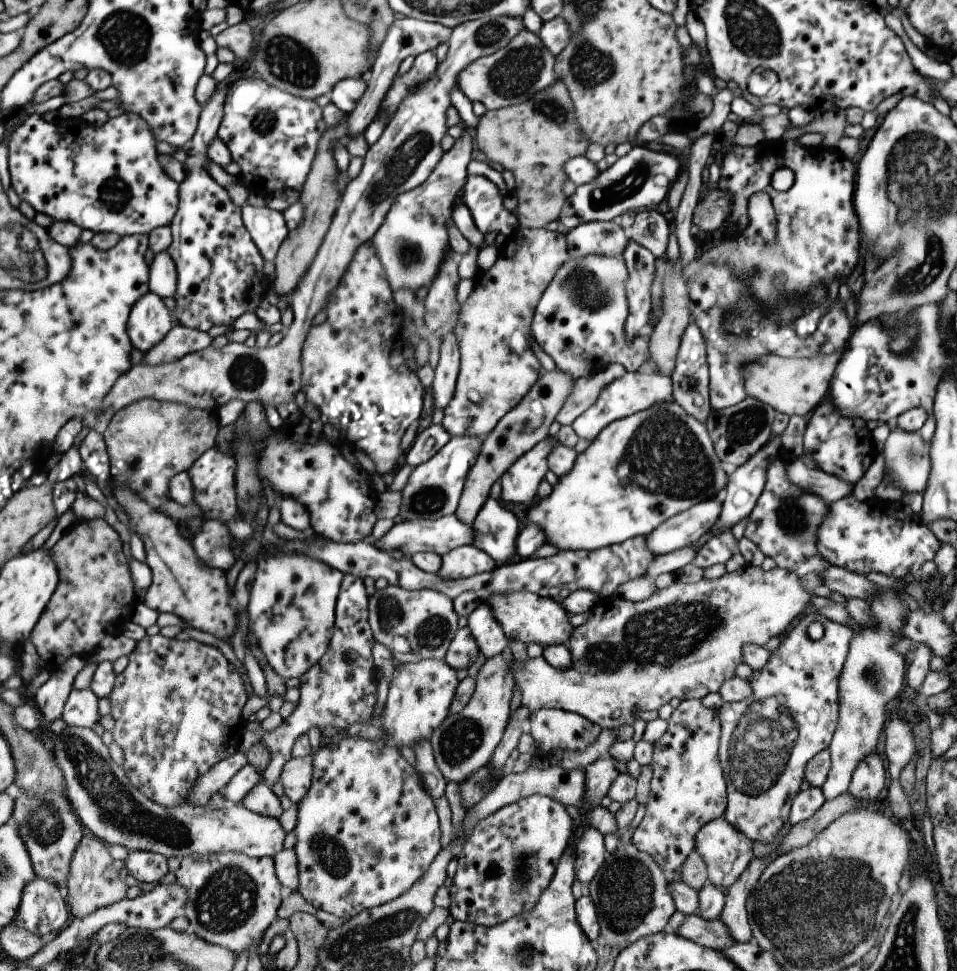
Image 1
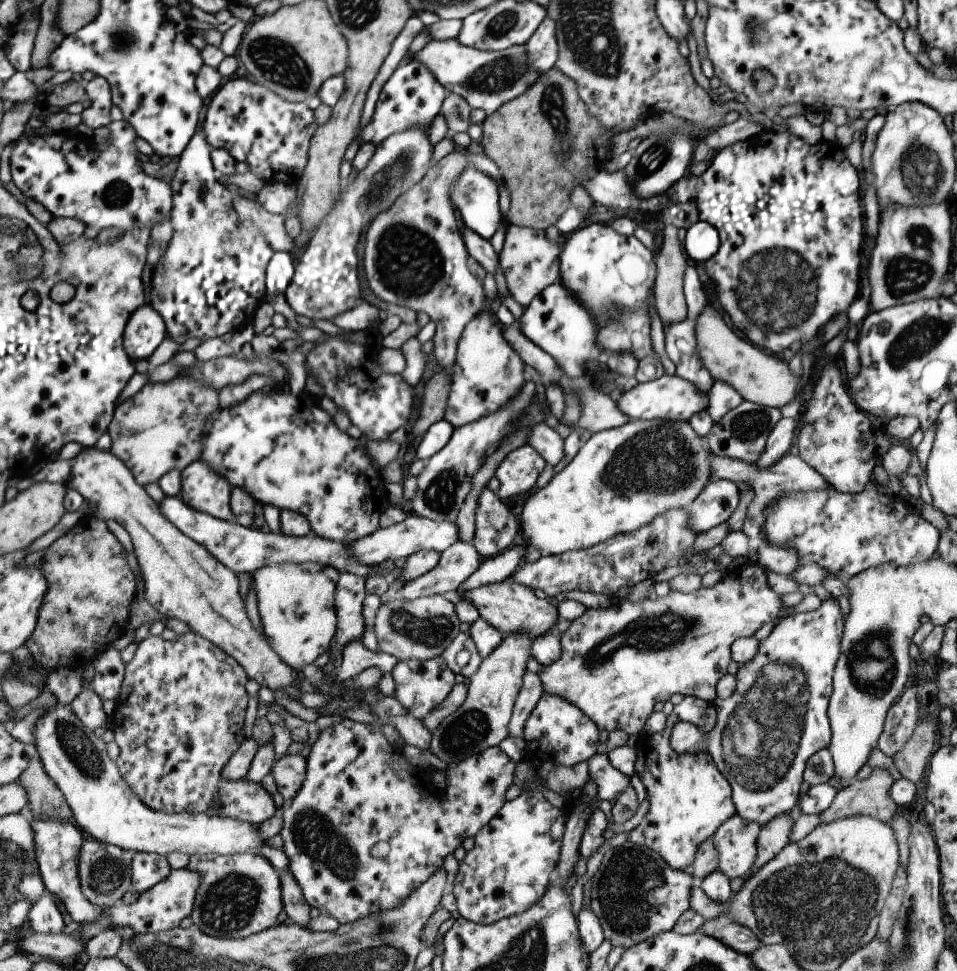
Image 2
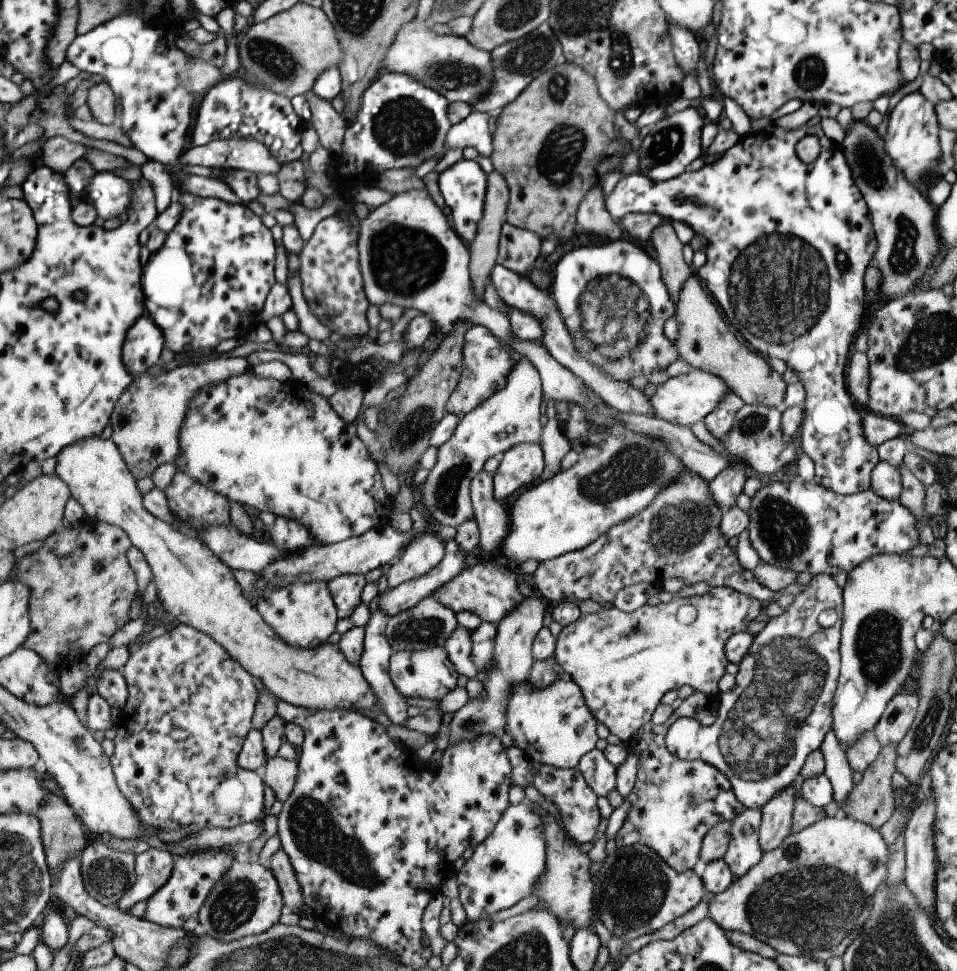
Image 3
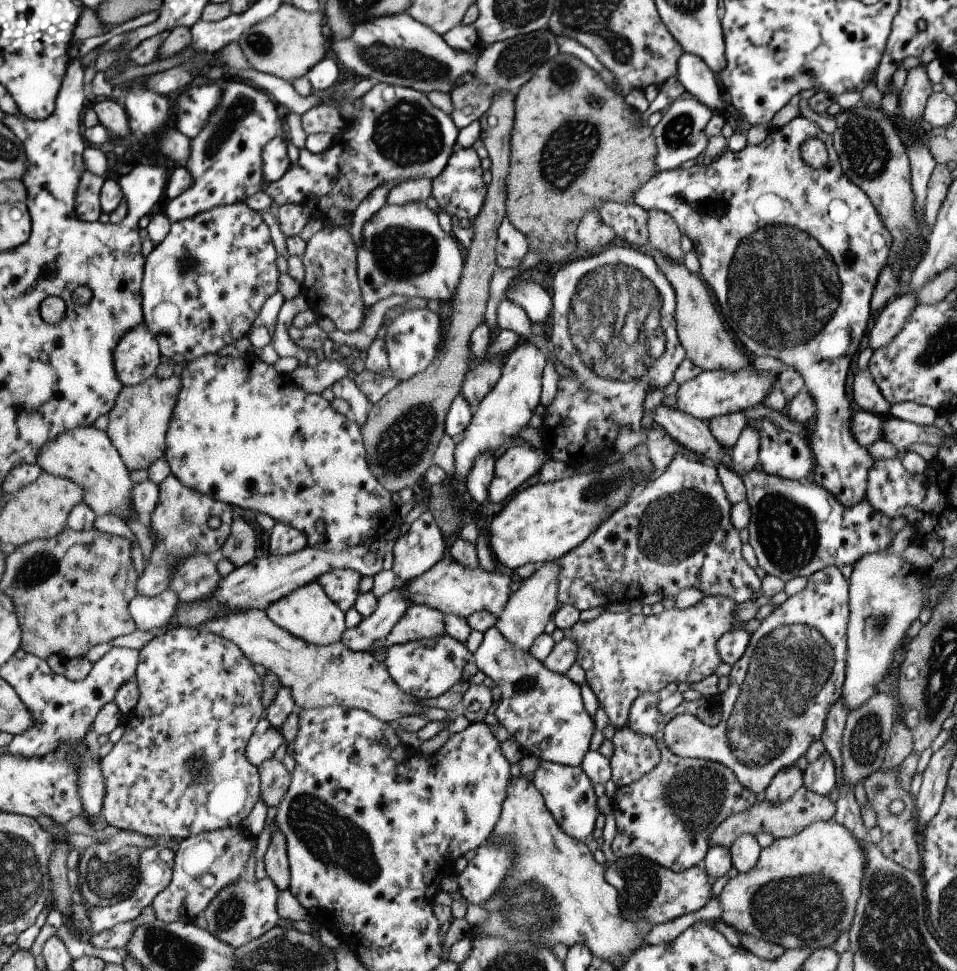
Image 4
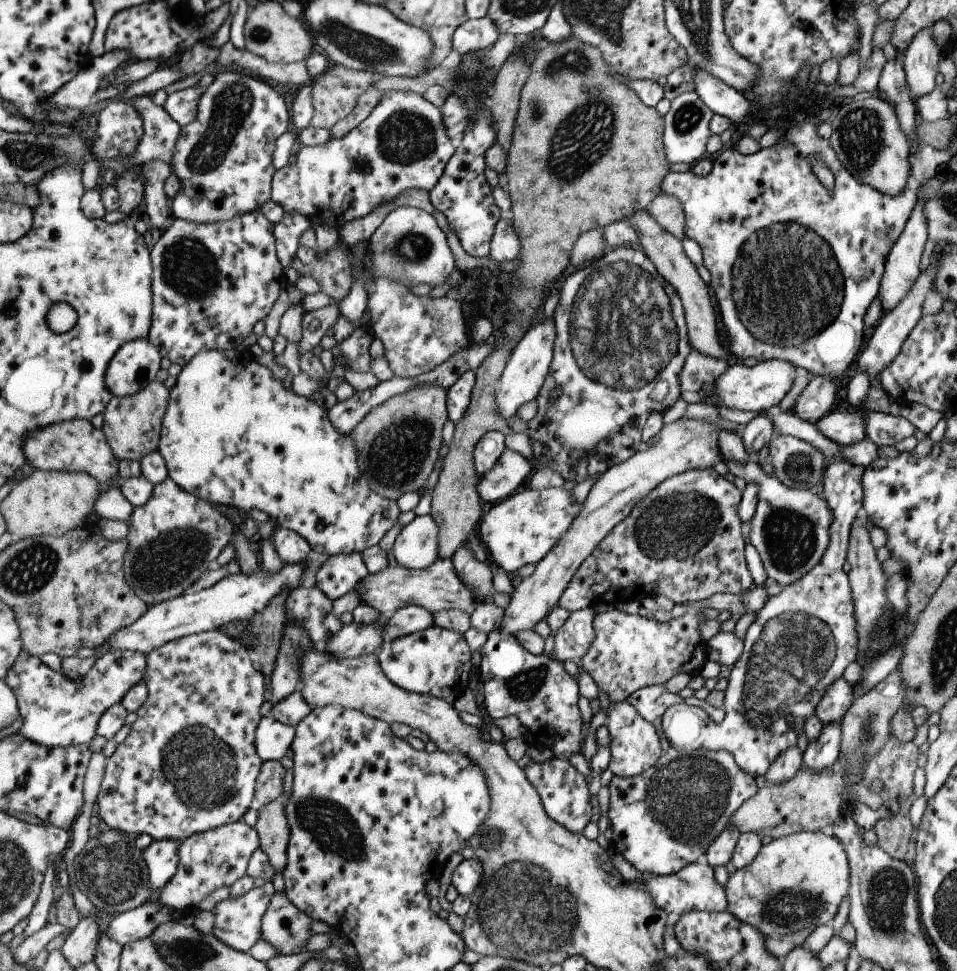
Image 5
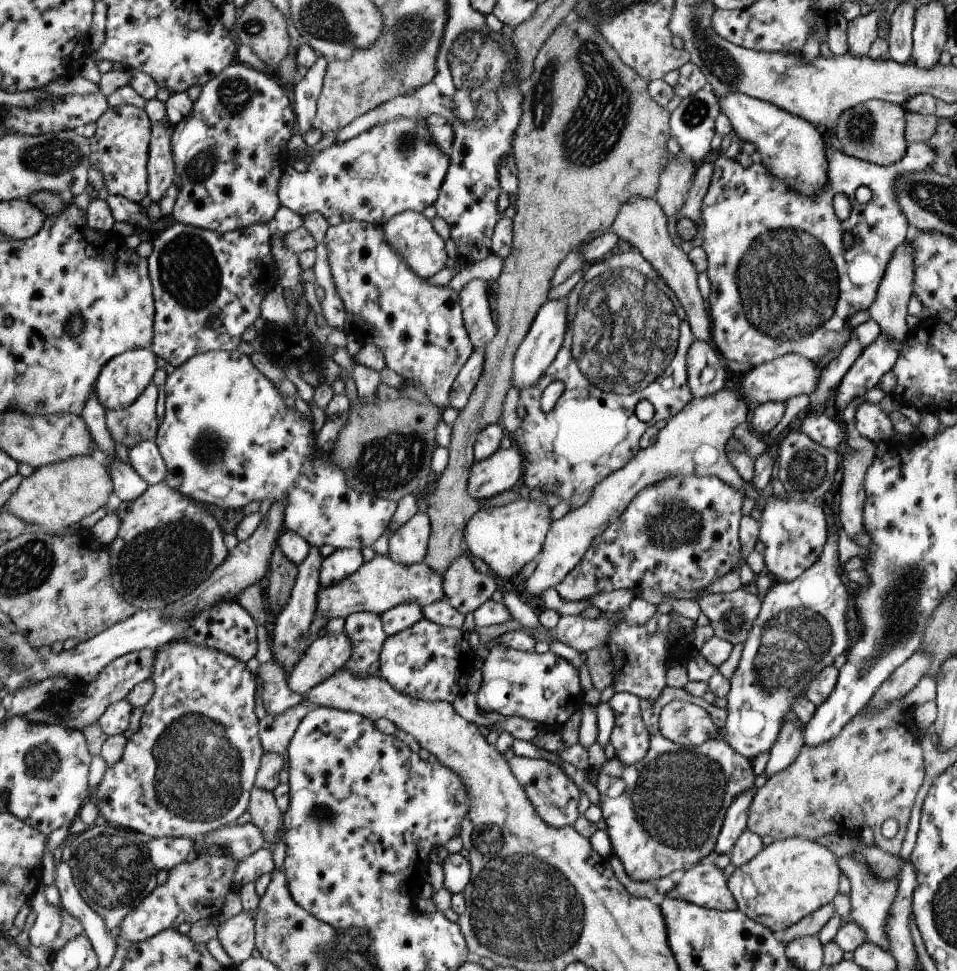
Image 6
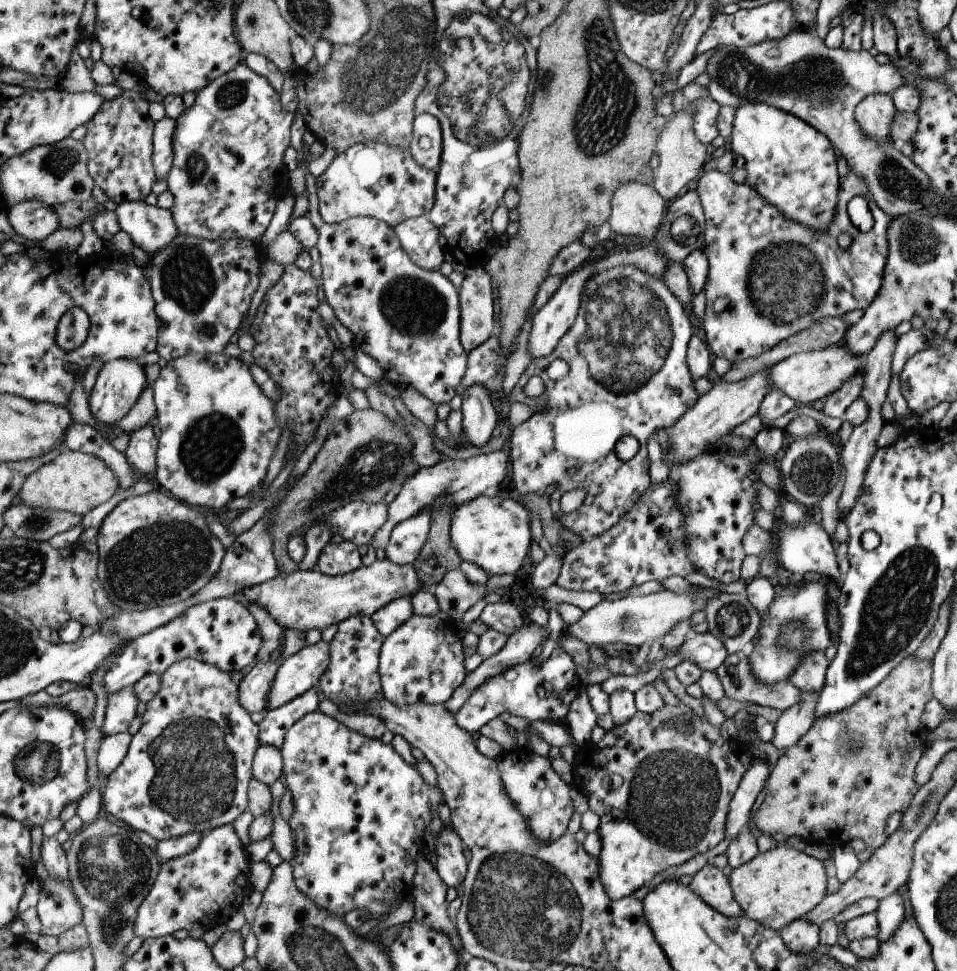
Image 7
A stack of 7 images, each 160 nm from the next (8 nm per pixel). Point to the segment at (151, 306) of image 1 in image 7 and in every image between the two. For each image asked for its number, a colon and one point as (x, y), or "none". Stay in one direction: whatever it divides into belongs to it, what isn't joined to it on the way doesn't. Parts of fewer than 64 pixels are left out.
2: (146, 331)
3: (145, 343)
4: (138, 356)
5: (137, 364)
6: (125, 379)
7: (119, 385)

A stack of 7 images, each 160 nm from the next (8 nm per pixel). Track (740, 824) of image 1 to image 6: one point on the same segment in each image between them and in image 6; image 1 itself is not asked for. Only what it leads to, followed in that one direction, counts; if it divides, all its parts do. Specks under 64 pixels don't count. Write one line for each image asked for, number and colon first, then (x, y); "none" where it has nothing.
2: (775, 719)
3: (778, 711)
4: (778, 693)
5: (800, 640)
6: (800, 627)

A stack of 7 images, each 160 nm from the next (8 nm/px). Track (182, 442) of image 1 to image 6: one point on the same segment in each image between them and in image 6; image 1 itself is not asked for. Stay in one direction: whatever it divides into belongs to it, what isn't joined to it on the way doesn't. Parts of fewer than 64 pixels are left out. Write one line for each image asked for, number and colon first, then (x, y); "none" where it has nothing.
2: (160, 428)
3: (147, 422)
4: (139, 422)
5: (133, 425)
6: (129, 426)

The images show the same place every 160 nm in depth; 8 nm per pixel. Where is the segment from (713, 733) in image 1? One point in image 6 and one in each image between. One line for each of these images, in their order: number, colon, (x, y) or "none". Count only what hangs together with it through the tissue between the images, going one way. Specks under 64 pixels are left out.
2: (688, 798)
3: (673, 803)
4: (667, 816)
5: (664, 818)
6: (669, 815)

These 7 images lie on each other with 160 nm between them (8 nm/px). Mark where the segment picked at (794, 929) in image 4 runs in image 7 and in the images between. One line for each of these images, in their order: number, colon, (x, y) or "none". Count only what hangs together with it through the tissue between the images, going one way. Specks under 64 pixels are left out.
5: (795, 882)
6: (786, 880)
7: (776, 886)

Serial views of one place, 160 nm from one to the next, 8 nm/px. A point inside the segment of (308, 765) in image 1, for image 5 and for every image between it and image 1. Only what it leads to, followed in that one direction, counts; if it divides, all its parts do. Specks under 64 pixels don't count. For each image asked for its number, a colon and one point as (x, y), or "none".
2: (289, 771)
3: (280, 774)
4: (276, 779)
5: (270, 784)

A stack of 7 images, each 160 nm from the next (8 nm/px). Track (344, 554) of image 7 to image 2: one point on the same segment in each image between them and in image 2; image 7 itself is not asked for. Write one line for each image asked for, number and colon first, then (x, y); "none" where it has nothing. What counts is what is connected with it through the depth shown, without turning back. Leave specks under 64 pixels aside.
2: (348, 600)
3: (345, 589)
4: (340, 585)
5: (337, 575)
6: (341, 563)

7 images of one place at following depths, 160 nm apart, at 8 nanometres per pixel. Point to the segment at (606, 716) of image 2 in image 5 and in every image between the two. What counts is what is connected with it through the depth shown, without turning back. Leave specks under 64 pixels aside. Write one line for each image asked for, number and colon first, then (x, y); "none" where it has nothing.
3: (622, 663)
4: (623, 655)
5: (627, 652)

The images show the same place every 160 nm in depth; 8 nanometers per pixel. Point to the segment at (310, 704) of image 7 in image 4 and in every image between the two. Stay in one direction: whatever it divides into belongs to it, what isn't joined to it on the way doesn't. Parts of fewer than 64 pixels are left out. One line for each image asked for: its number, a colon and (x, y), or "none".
4: (267, 739)
5: (274, 740)
6: (277, 731)

